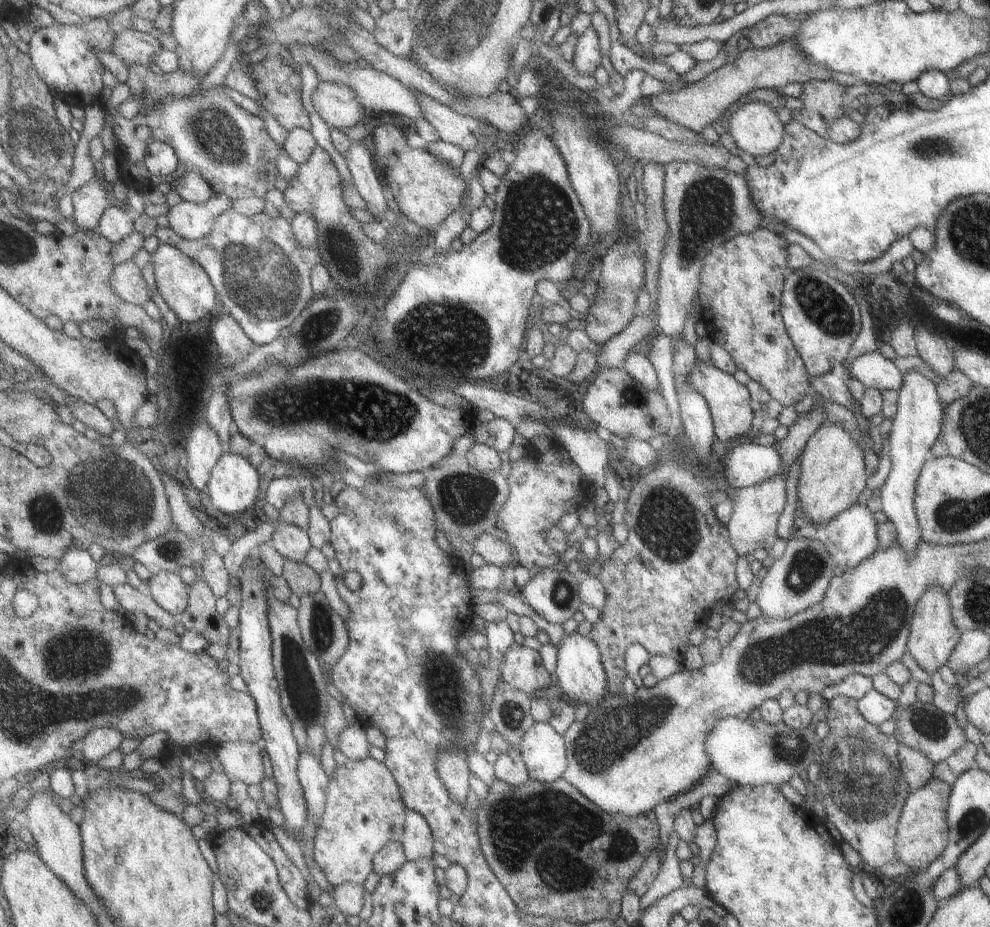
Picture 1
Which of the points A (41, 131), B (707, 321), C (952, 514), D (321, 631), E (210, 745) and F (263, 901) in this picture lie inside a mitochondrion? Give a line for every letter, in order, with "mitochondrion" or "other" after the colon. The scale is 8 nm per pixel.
A: mitochondrion
B: other
C: mitochondrion
D: mitochondrion
E: other
F: mitochondrion

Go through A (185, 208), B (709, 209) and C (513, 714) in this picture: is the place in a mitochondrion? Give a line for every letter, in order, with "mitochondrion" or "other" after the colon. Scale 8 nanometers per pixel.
A: other
B: mitochondrion
C: mitochondrion

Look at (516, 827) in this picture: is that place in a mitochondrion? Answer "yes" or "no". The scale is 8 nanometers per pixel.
yes

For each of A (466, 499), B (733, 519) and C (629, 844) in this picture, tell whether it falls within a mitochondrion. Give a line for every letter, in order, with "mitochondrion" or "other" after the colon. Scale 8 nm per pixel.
A: mitochondrion
B: other
C: mitochondrion

